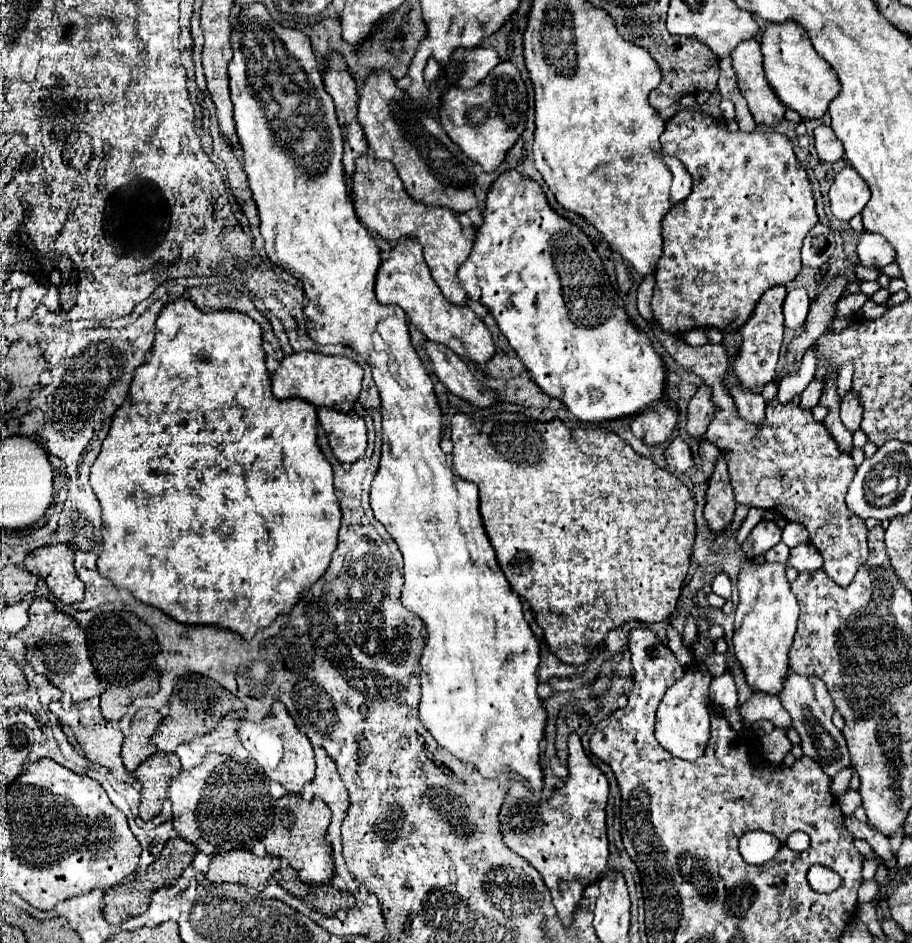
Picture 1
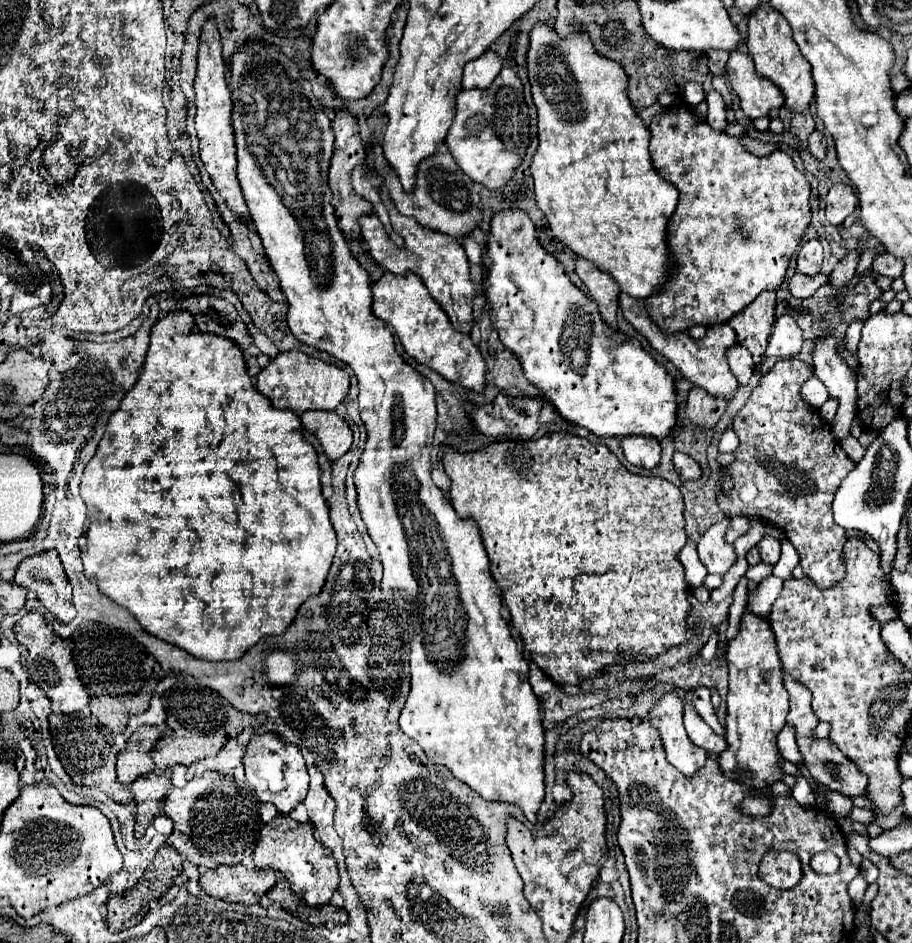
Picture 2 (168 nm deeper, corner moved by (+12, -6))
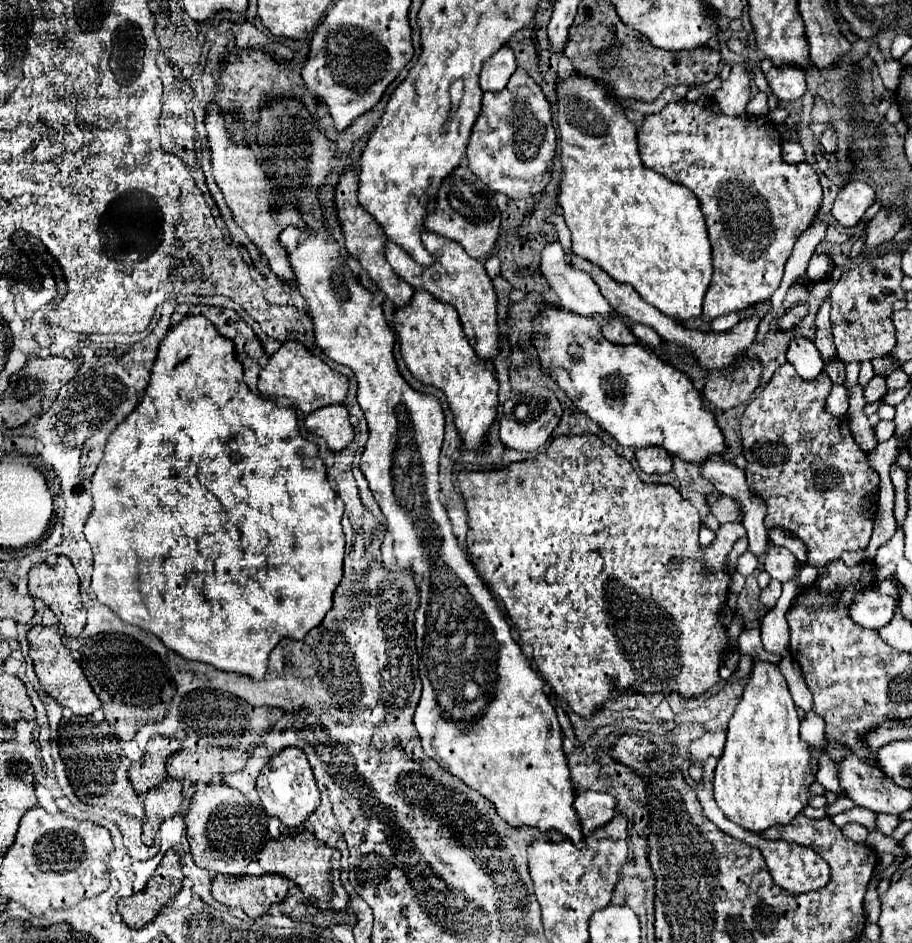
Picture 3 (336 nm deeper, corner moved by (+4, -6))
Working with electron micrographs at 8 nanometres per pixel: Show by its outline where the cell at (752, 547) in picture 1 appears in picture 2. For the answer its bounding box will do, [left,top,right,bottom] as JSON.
[758,536,780,564]

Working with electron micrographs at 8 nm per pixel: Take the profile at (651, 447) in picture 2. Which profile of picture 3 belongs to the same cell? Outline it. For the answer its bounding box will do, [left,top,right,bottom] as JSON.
[634,446,672,474]

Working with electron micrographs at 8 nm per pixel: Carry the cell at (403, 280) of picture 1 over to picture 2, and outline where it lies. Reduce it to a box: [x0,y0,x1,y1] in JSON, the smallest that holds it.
[372,272,486,394]

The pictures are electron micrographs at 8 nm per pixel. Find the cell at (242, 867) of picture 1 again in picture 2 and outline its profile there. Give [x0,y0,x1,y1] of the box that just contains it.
[202,864,276,906]

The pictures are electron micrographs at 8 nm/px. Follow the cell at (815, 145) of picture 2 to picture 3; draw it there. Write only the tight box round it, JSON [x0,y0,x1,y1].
[820,126,836,154]

